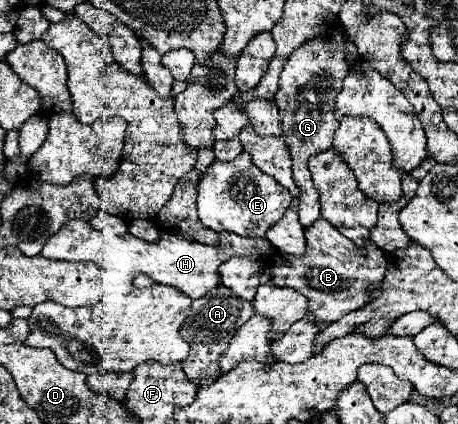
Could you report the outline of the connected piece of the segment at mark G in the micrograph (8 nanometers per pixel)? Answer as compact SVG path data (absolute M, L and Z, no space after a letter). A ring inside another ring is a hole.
M333 30L331 36L319 36L297 48L291 58L287 60L281 76L279 76L279 88L275 92L275 104L279 106L279 114L283 120L283 138L291 152L293 160L293 178L299 186L299 222L303 228L309 228L319 216L319 194L313 186L311 172L307 168L307 160L313 154L319 154L327 148L331 148L333 132L337 128L337 120L333 116L335 98L343 88L343 80L349 72L349 64L345 60L345 44L343 34Z

